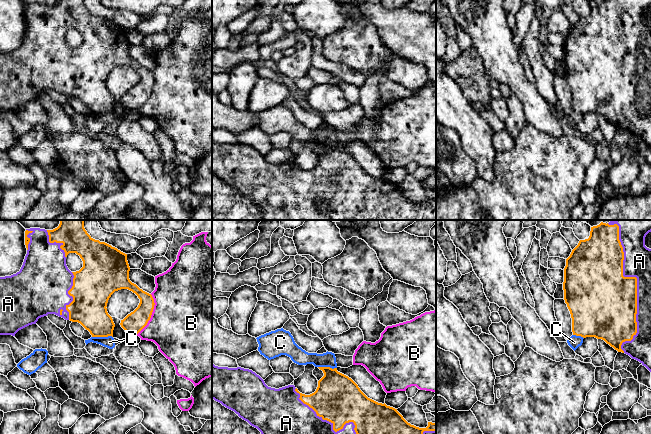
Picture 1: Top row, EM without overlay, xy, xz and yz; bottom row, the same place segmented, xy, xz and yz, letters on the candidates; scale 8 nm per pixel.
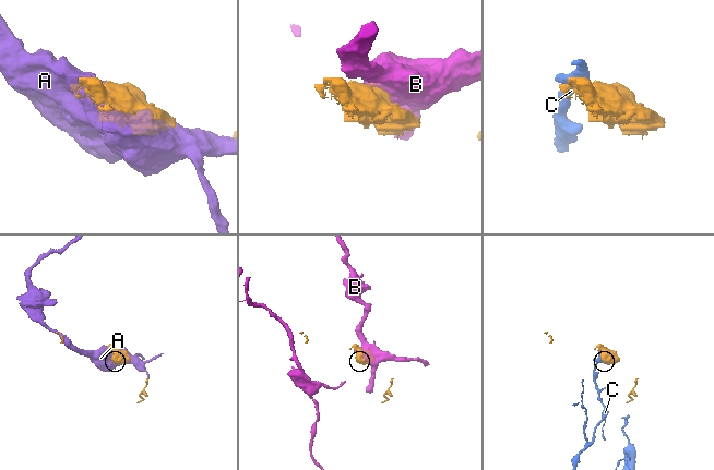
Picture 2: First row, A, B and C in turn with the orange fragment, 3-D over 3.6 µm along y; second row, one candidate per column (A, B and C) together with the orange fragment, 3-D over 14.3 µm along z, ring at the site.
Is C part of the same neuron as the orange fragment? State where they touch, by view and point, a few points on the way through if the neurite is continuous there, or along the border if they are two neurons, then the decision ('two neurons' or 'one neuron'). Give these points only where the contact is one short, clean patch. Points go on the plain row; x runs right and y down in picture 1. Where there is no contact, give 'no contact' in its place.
xy (102, 112) | along xy (112, 112), (92, 113) | two neurons

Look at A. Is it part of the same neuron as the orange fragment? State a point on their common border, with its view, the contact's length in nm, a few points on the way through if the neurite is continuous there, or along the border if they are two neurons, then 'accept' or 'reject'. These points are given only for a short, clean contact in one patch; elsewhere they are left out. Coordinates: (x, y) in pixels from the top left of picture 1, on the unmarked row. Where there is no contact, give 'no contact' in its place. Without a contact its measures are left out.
meets orange in xz at (358, 212); contact 1200 nm long; accept

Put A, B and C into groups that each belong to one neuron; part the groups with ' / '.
A / B / C

